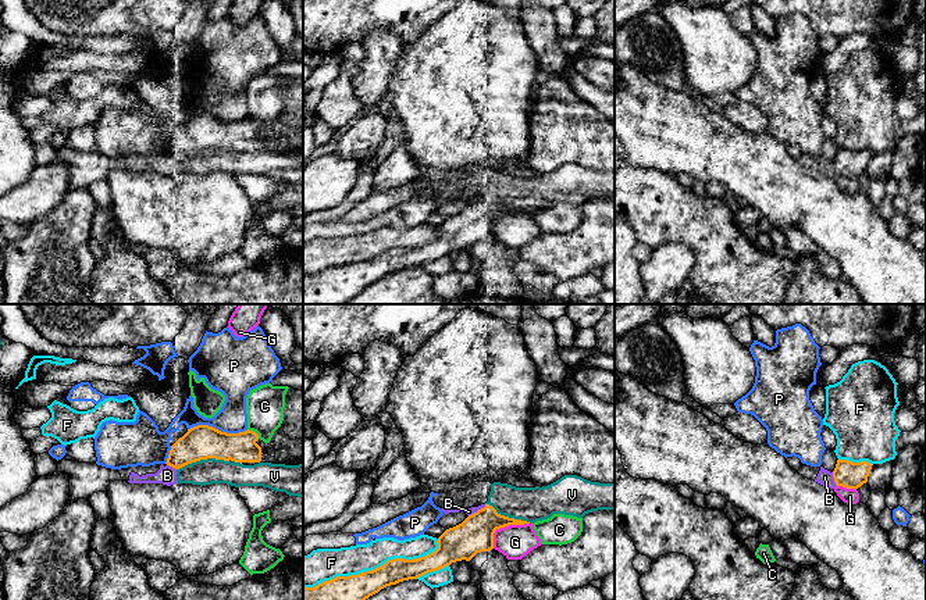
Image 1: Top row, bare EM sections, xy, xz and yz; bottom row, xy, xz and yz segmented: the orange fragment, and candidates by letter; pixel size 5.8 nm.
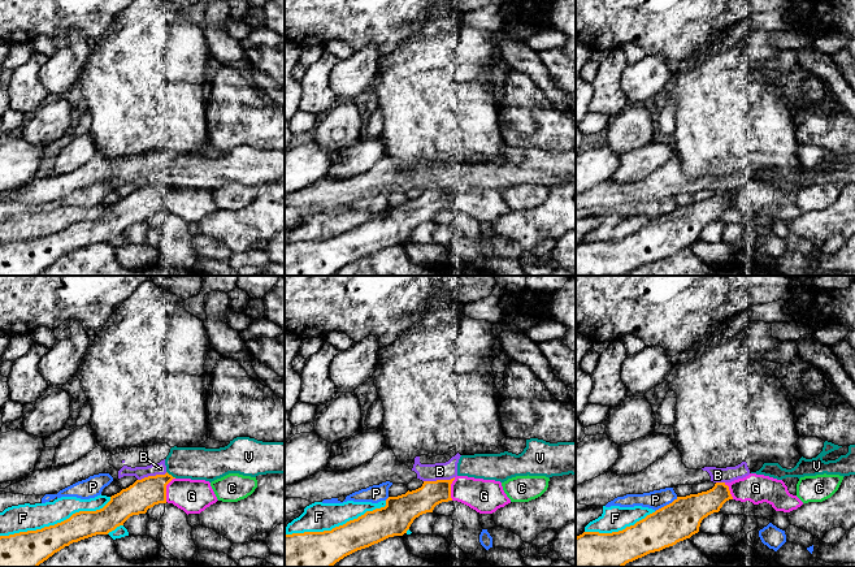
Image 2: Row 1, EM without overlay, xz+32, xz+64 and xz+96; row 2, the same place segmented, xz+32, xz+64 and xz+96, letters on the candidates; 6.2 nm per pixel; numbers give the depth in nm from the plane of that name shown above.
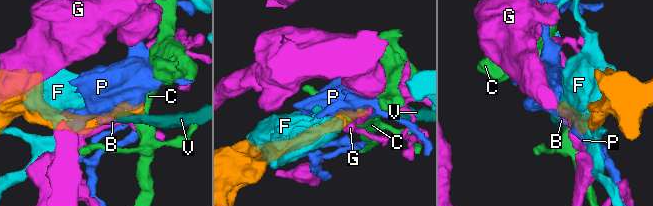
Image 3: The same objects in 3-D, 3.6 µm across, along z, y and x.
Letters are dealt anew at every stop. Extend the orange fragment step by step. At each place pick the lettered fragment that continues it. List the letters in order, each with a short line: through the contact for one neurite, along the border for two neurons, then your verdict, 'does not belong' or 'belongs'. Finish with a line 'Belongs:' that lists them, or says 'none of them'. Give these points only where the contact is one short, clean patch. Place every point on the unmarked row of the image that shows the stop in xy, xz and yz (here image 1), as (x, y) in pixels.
B: does not belong
C: line xy (248, 117), (259, 127); does not belong
F: does not belong
G: does not belong
P: does not belong
V: does not belong
Belongs: none of them

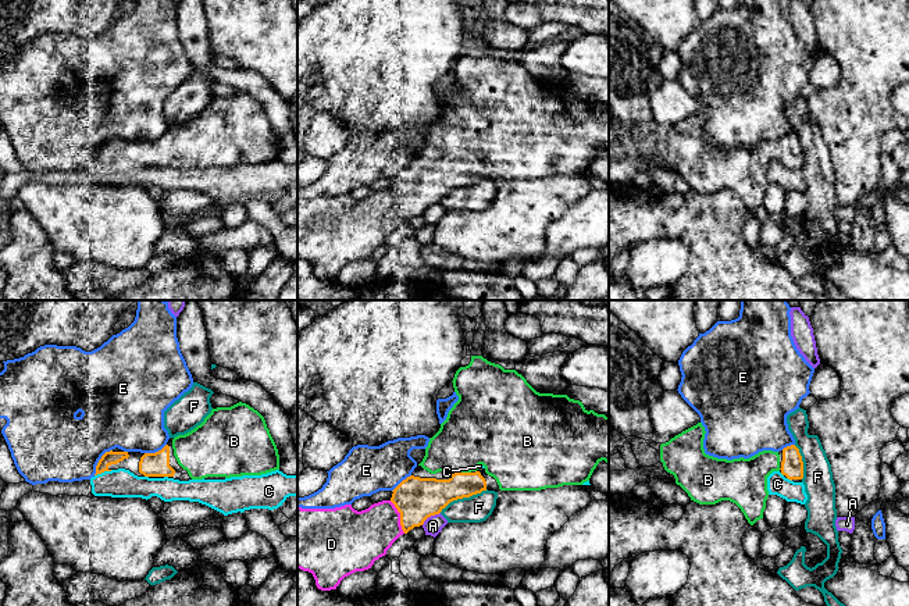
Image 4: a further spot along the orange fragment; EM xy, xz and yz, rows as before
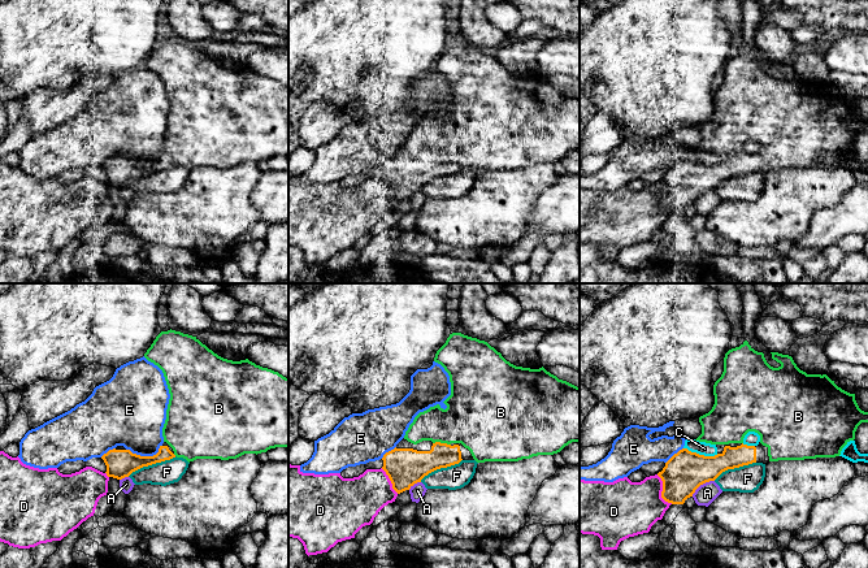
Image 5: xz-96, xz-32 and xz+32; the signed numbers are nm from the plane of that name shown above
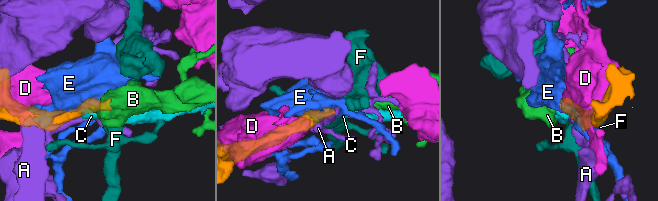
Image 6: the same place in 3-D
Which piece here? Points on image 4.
A: does not belong
B: line xz (430, 184), (448, 179), (466, 161), (466, 134), (477, 120); belongs
C: does not belong
D: does not belong
E: does not belong
F: line xz (487, 178), (453, 188), (439, 200); does not belong
Belongs: B

